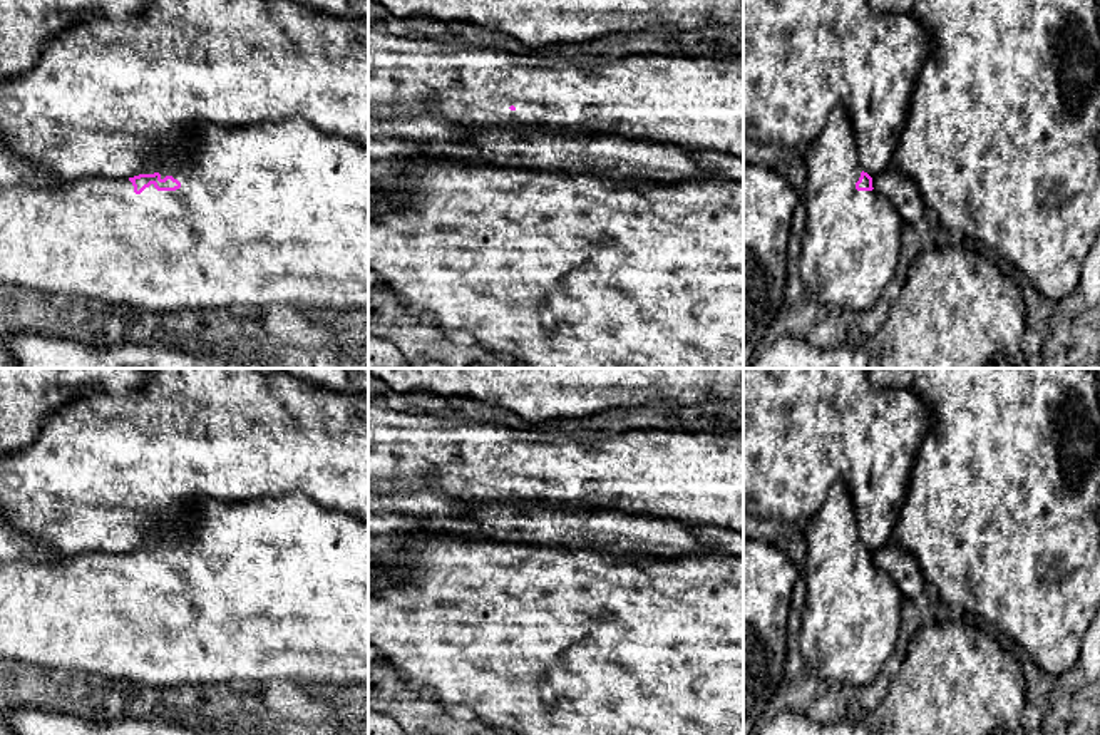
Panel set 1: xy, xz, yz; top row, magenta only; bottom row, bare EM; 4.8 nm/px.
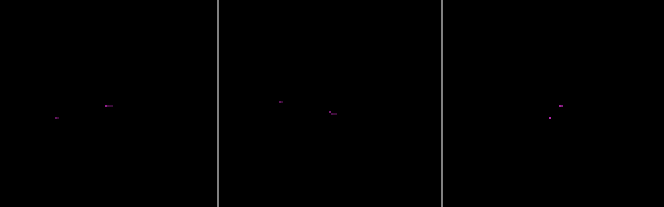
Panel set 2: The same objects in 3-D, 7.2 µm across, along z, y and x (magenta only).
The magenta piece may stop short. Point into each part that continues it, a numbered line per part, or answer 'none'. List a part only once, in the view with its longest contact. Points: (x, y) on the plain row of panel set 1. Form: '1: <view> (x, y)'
1: xy (277, 588)

